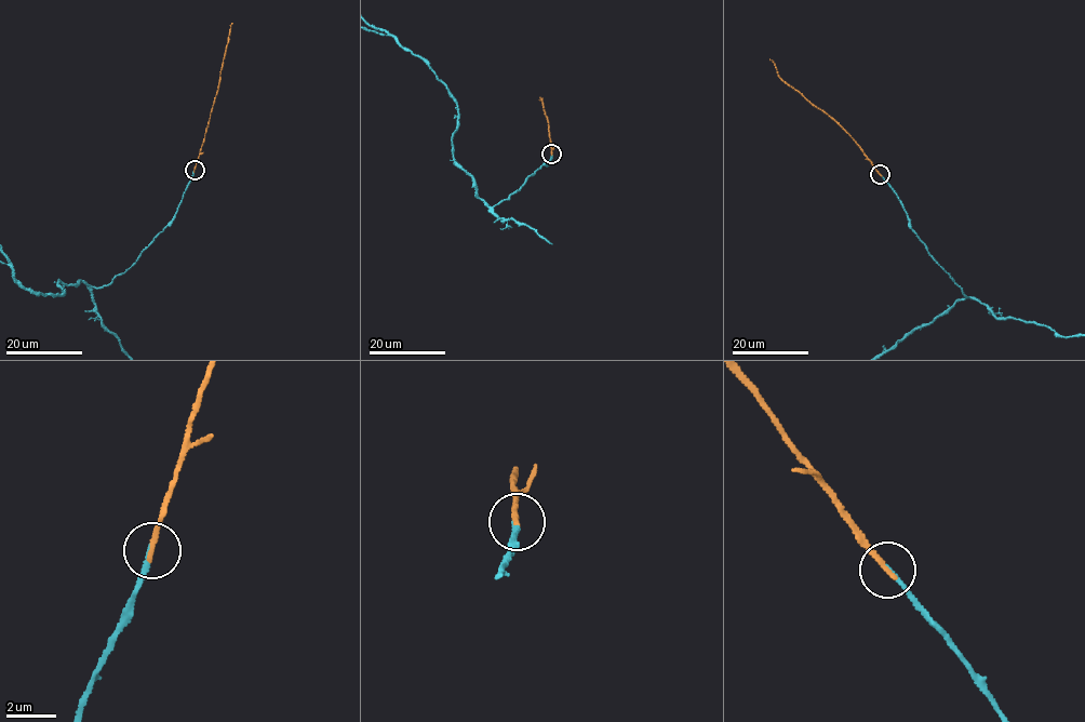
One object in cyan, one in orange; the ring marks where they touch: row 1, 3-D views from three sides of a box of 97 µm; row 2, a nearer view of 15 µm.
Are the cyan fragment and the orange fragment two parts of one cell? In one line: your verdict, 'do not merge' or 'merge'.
merge

